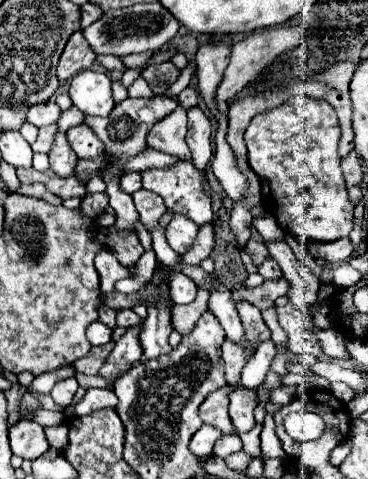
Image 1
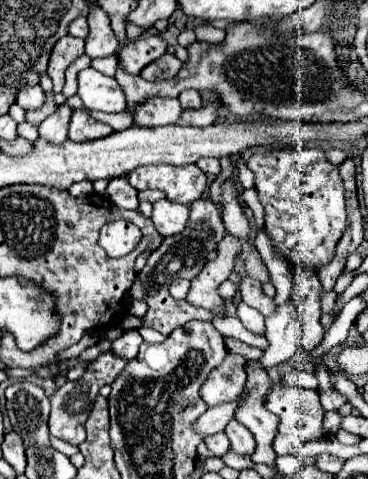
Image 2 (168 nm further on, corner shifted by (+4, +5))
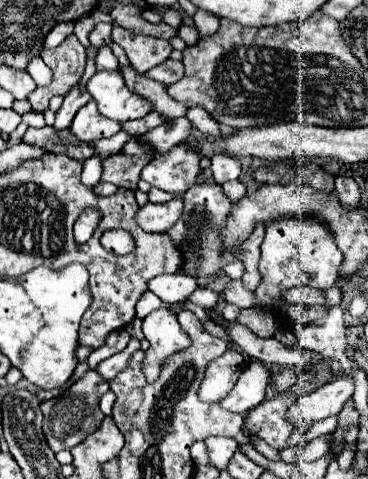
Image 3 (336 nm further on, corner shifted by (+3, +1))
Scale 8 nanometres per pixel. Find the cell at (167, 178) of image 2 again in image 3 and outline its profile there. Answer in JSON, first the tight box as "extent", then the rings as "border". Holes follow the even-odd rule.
{"extent":[142,143,200,193],"border":[[[180,143],[168,153],[158,155],[142,169],[142,179],[152,187],[170,193],[186,193],[196,185],[196,175],[200,173],[200,155],[190,143]]]}

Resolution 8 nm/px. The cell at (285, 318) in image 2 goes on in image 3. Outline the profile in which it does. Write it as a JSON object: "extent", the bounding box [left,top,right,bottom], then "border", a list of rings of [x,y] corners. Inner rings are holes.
{"extent":[220,365,268,415],"border":[[[250,365],[220,405],[232,413],[246,415],[250,409],[264,401],[264,391],[268,387],[268,369],[264,365]]]}

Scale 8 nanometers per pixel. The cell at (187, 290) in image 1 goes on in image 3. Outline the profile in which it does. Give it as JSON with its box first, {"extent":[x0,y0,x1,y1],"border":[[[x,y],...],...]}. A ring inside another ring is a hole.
{"extent":[148,275,198,305],"border":[[[156,275],[150,279],[148,289],[156,293],[166,305],[172,305],[186,301],[188,295],[198,289],[198,283],[188,275]]]}

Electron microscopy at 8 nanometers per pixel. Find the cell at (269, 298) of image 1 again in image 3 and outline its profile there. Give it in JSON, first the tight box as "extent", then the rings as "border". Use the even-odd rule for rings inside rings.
{"extent":[168,181,232,277],"border":[[[204,181],[200,185],[190,187],[190,191],[182,195],[182,199],[184,199],[184,213],[178,219],[178,223],[168,231],[168,235],[174,239],[174,243],[178,243],[178,249],[182,251],[182,273],[190,277],[216,275],[222,267],[222,245],[218,233],[222,223],[226,221],[232,203],[224,195],[222,185],[214,181],[212,183]]]}

